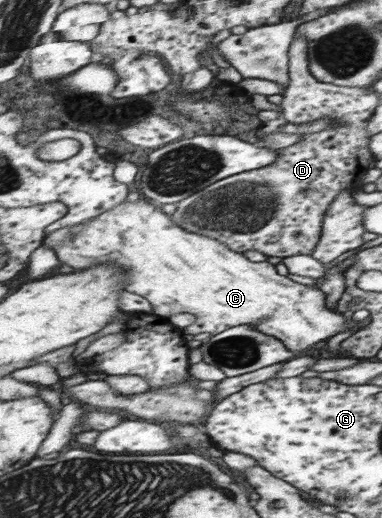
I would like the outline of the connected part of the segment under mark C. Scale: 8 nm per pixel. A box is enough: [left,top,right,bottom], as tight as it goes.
[44,196,358,353]

